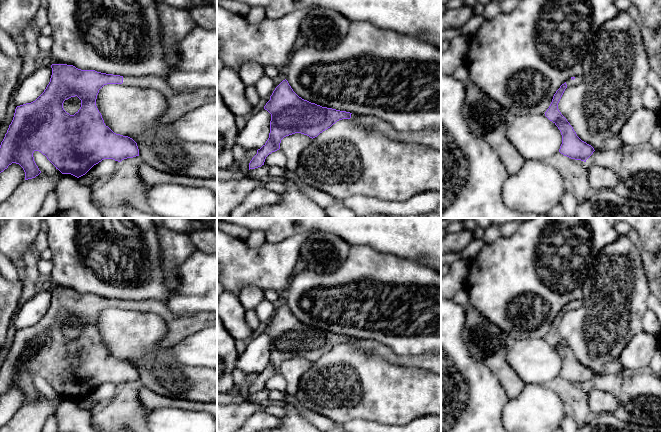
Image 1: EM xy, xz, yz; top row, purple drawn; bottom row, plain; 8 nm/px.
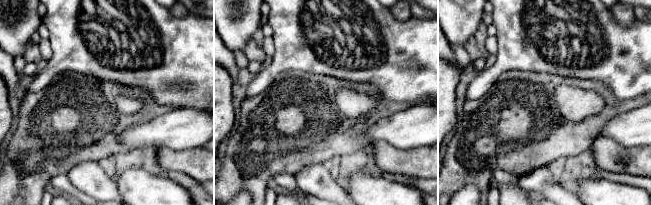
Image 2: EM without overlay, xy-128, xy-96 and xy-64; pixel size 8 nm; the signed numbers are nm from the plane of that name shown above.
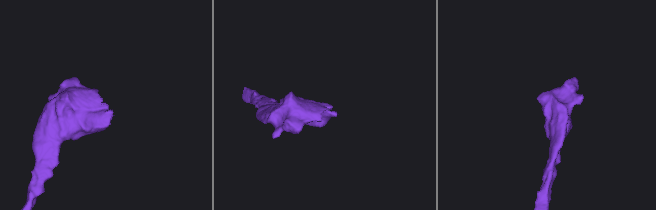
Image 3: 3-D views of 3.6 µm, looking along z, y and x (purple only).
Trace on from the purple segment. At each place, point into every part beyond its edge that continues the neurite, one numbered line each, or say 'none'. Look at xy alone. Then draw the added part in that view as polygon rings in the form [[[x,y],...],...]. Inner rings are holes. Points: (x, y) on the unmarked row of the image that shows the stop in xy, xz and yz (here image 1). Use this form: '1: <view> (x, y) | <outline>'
1: xy (178, 328) | [[[123,300],[122,308],[143,313],[154,313],[165,320],[167,333],[159,342],[160,347],[171,347],[202,329],[217,325],[216,312],[198,312],[189,316],[178,317],[163,301],[159,300]]]

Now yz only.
1: yz (578, 303) | [[[575,300],[575,303],[574,304],[572,304],[571,302],[569,302],[566,305],[567,311],[580,308],[582,306],[582,304],[583,304],[583,301],[582,300]]]

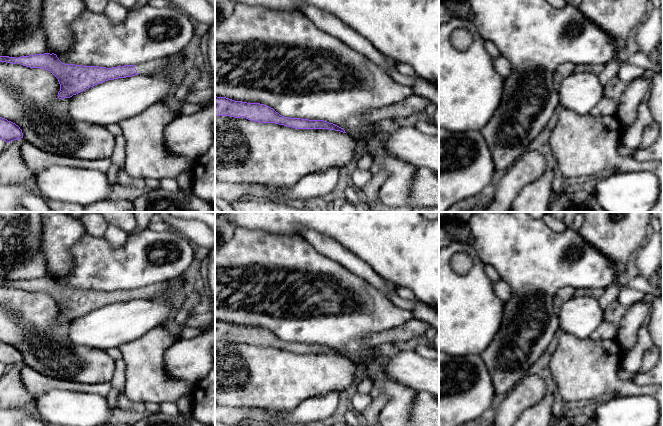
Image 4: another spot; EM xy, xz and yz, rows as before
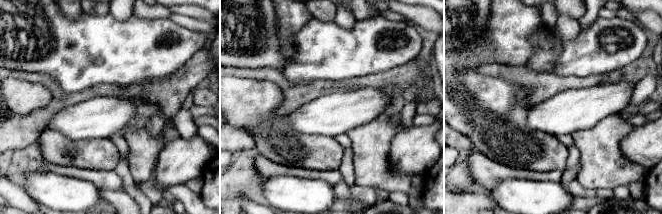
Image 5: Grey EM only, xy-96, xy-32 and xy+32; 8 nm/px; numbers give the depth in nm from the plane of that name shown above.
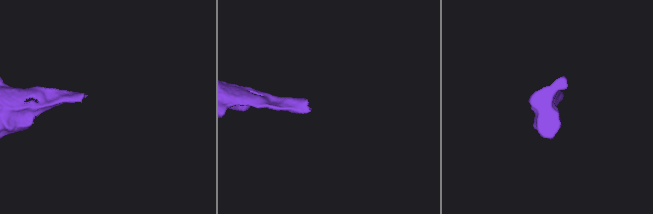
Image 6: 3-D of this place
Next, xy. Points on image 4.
1: xy (162, 290) | [[[168,281],[135,289],[138,299],[156,300],[158,298],[171,297],[176,288],[181,287],[181,282]]]

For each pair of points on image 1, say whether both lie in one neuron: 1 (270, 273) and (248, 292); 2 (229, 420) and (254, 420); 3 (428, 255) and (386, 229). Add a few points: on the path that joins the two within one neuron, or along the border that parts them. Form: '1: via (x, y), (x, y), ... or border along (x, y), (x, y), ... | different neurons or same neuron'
1: border along (263, 290), (256, 286), (243, 286), (237, 295) | different neurons
2: border along (264, 411), (252, 414), (245, 421) | different neurons
3: via (418, 245), (402, 229), (396, 229) | same neuron

